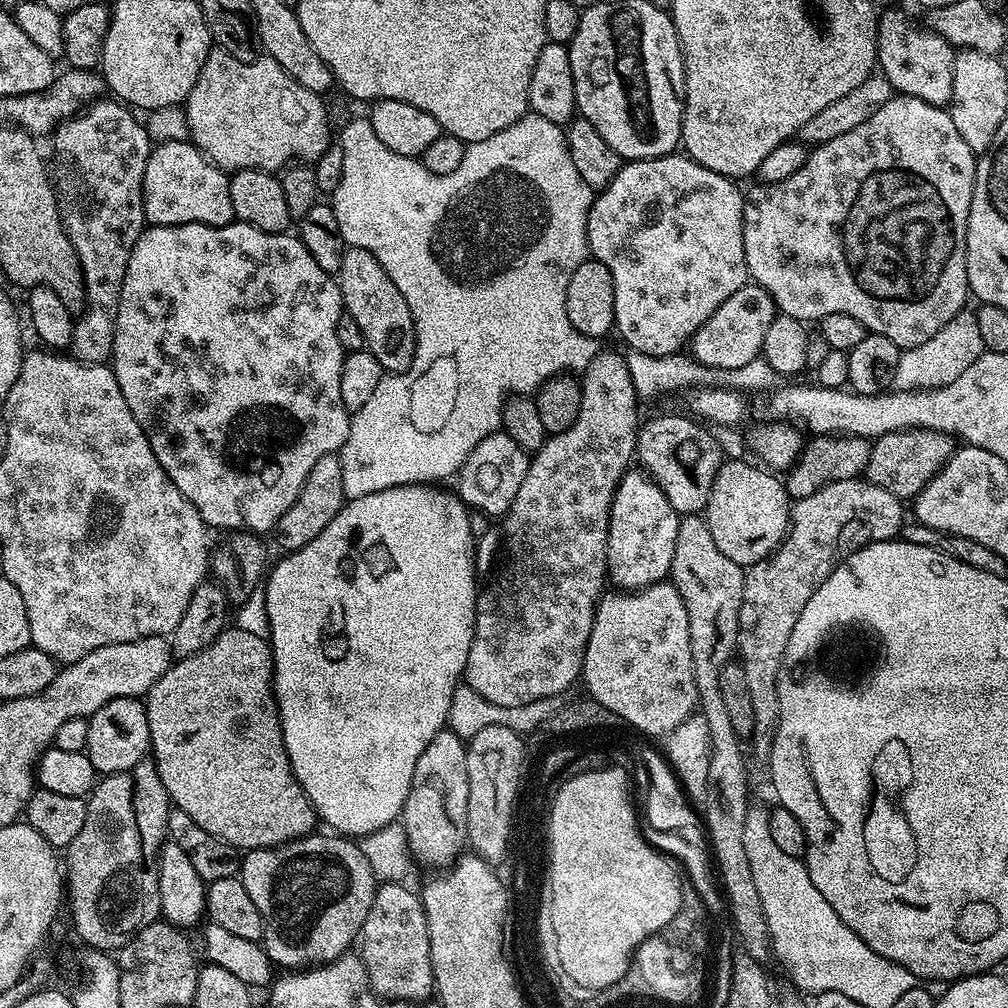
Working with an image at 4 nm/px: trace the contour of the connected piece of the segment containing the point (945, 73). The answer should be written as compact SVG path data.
M896 8L879 13L876 29L878 72L890 82L893 93L922 98L922 102L942 108L952 102L956 52L944 36L920 24L915 24L906 13Z

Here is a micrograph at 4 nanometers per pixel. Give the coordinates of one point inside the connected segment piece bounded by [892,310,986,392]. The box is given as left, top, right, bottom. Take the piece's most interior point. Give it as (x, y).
(936, 363)

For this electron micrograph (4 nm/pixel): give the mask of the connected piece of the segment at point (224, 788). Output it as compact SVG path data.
M235 626L225 627L222 634L206 650L198 650L193 656L181 656L154 682L154 686L143 697L146 710L146 722L150 726L150 759L156 765L158 778L162 778L162 786L166 786L166 794L169 801L175 807L186 810L190 818L202 830L230 842L238 850L251 850L253 848L276 848L279 844L288 844L292 840L300 840L309 835L312 828L318 824L318 817L312 803L306 798L298 778L294 778L290 758L286 754L286 746L282 738L282 726L280 725L280 711L276 705L276 696L272 692L272 646L265 637L258 634L250 634L250 630L242 630Z

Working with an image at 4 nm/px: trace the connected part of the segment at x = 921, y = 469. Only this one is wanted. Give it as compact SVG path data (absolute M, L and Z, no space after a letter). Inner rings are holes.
M907 428L901 432L891 432L875 437L871 445L870 458L863 475L874 486L882 486L882 490L890 490L890 494L901 498L915 498L954 451L953 437L929 428Z

